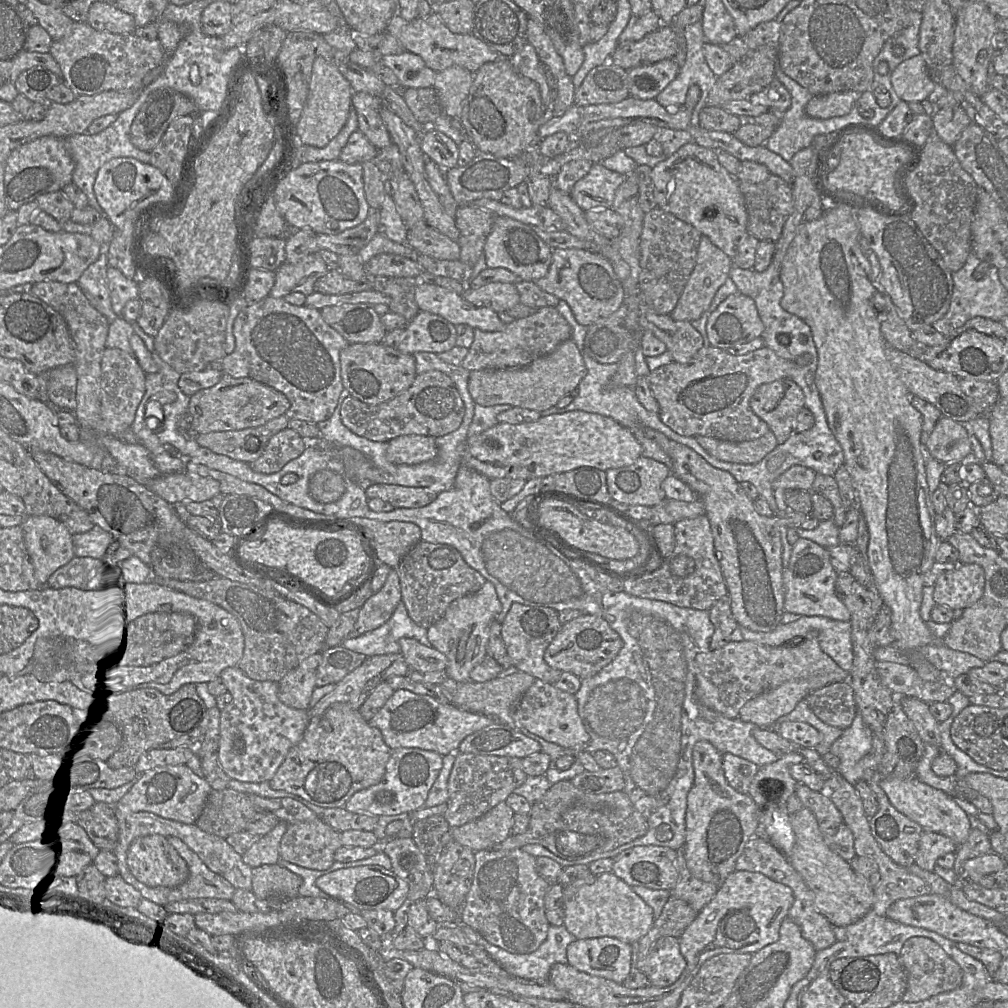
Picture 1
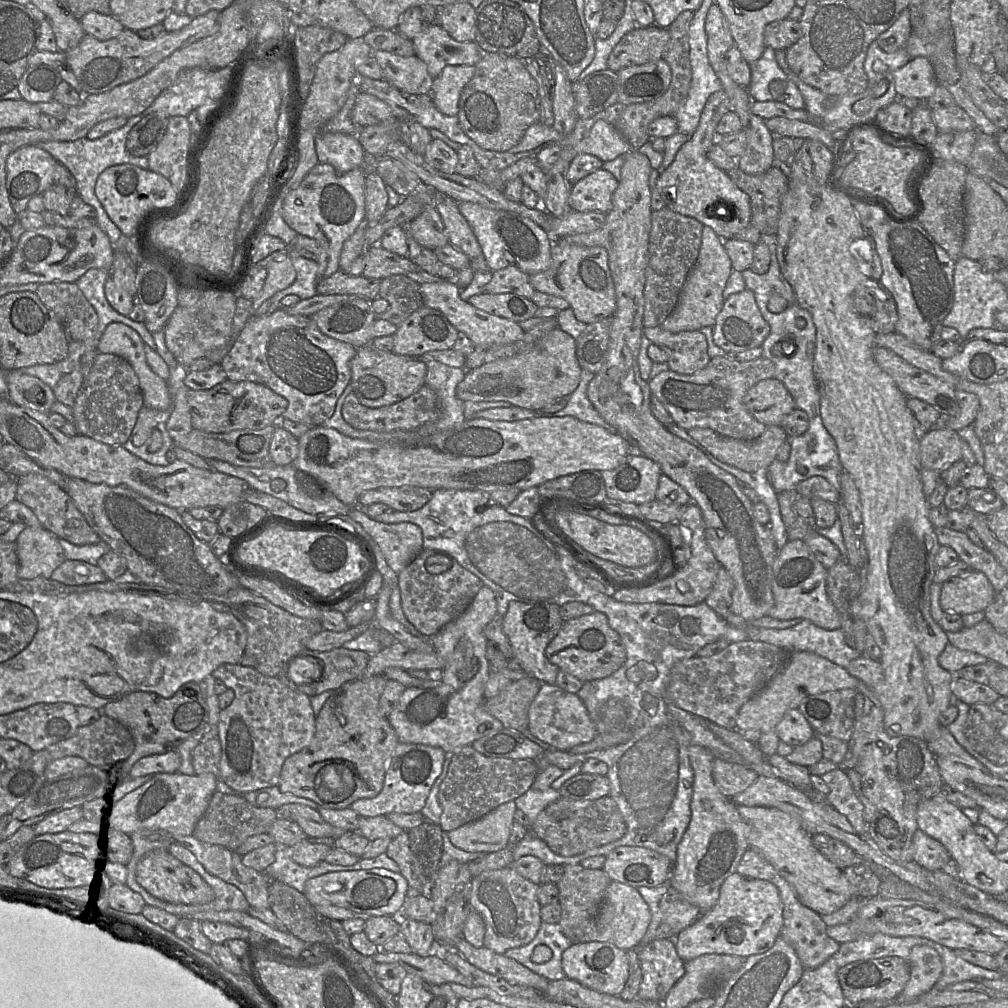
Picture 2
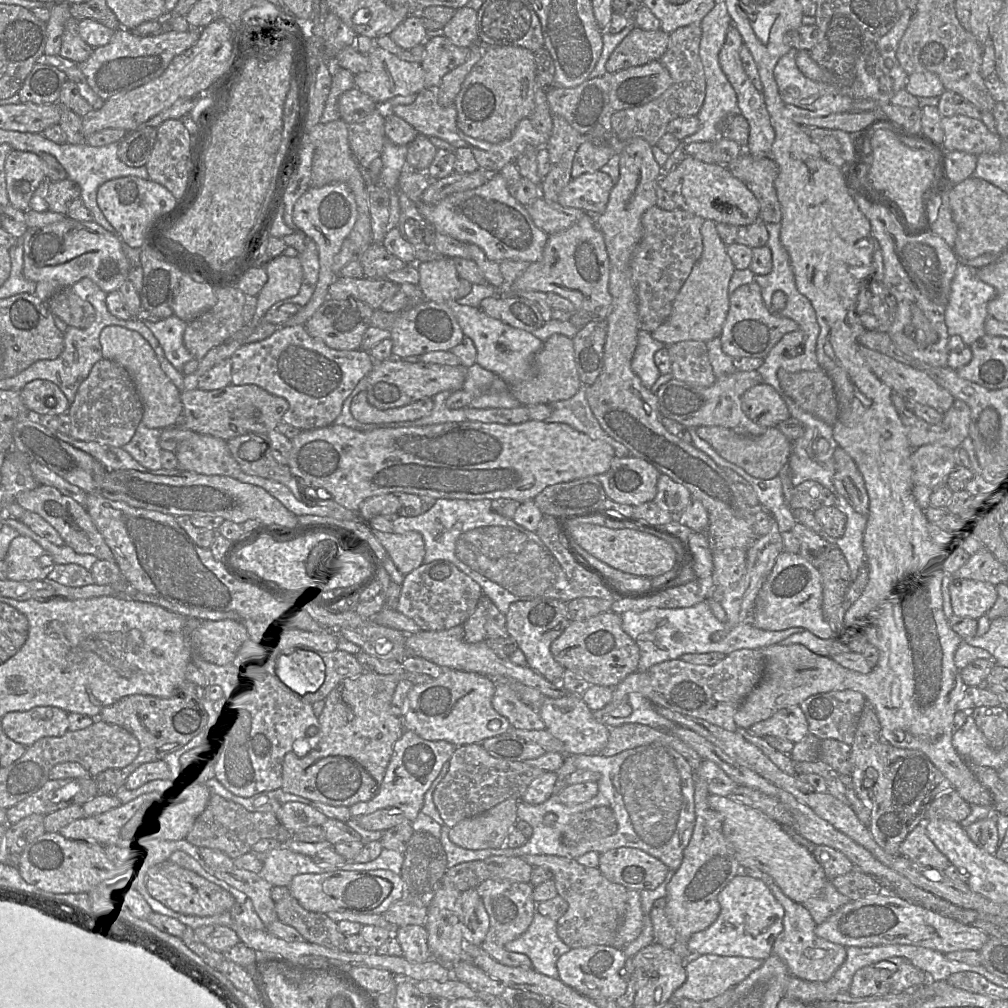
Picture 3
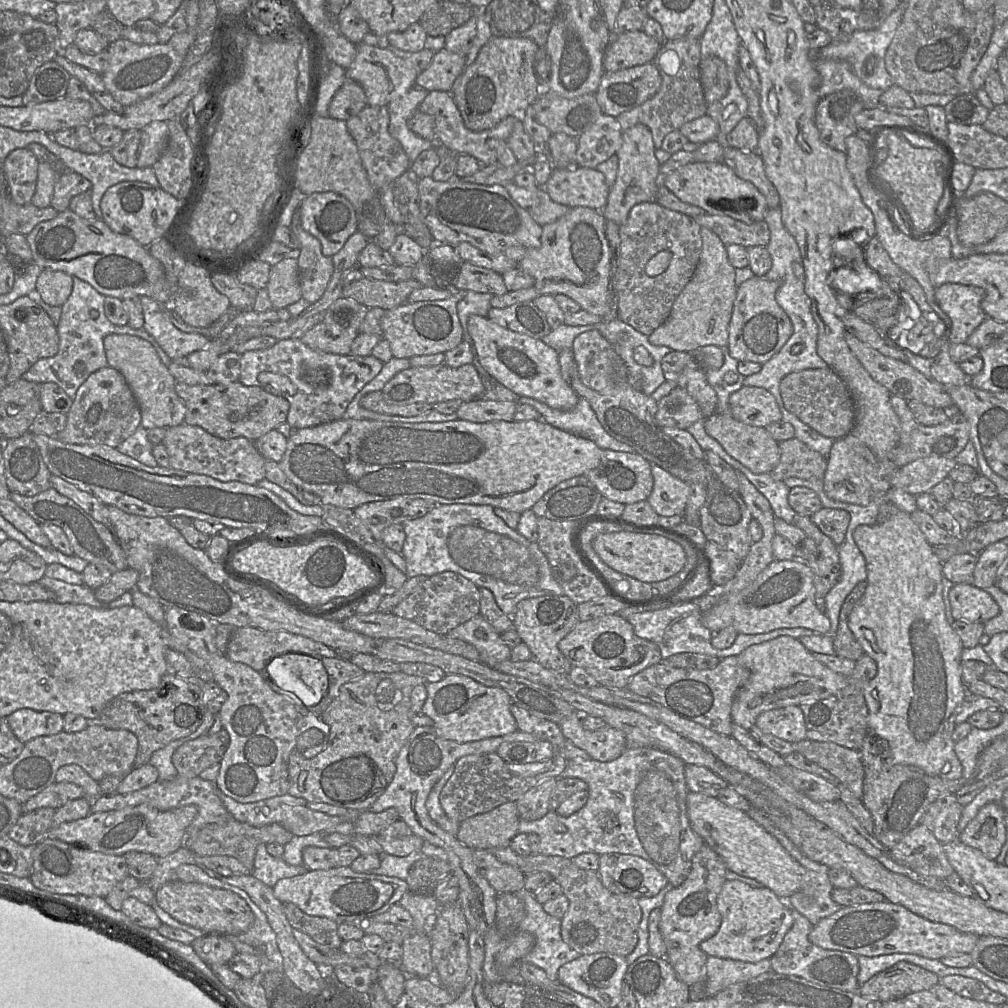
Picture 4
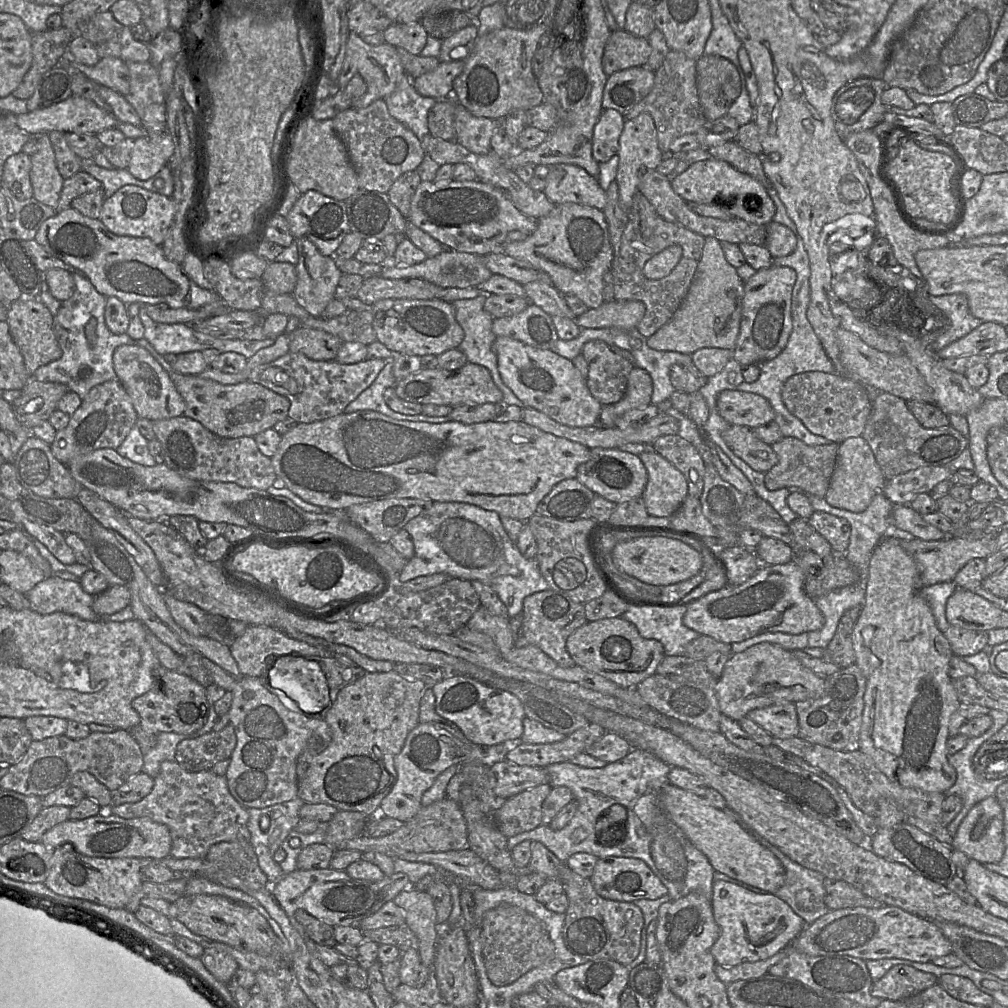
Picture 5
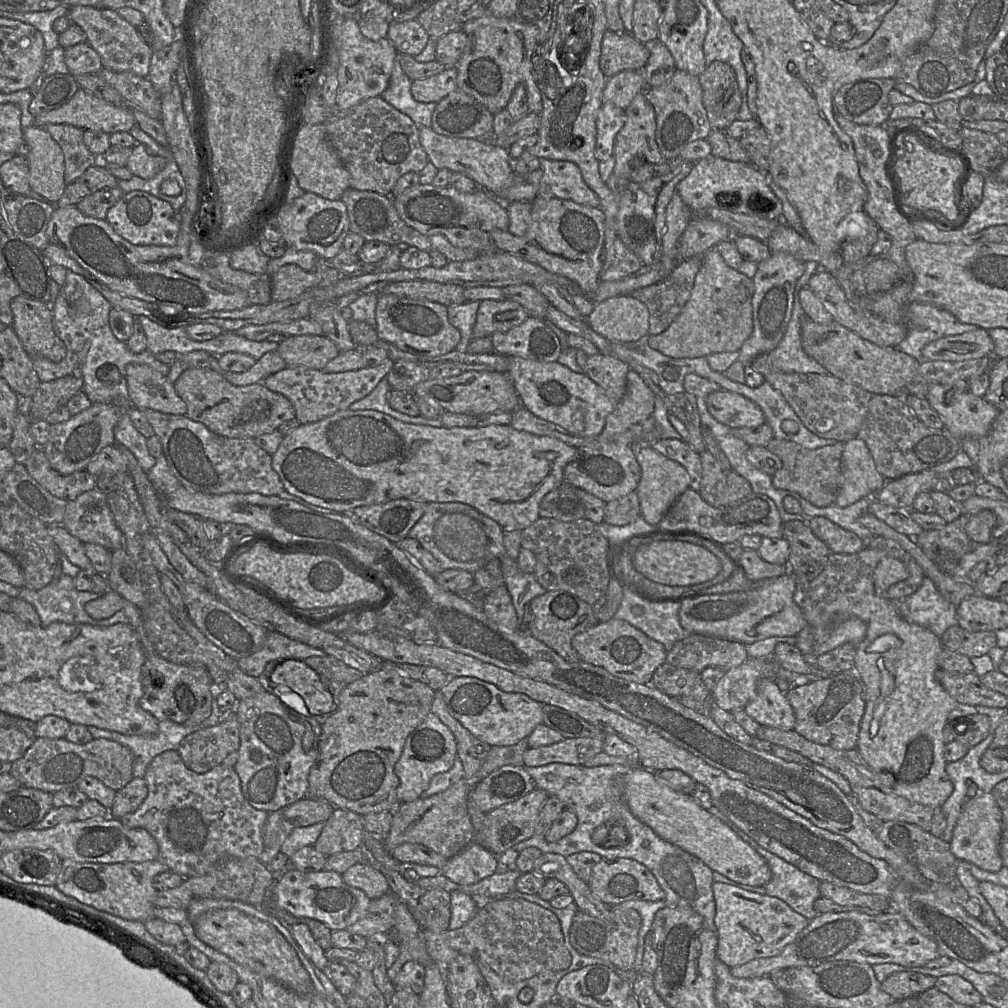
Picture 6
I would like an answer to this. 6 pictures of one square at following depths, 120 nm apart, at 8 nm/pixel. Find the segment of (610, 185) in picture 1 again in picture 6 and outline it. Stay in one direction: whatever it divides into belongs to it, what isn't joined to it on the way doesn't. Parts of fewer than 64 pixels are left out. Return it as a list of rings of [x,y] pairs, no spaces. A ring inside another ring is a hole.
[[[539,158],[542,169],[538,196],[568,199],[577,204],[599,207],[600,199],[582,178],[579,167],[571,161]]]

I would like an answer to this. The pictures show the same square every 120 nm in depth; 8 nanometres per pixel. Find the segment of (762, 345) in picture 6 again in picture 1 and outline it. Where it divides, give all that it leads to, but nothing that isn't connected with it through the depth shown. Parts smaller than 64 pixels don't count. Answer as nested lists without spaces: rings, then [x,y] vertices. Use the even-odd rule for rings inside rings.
[[[730,295],[710,314],[706,332],[711,346],[729,349],[762,336],[763,323],[752,298]]]

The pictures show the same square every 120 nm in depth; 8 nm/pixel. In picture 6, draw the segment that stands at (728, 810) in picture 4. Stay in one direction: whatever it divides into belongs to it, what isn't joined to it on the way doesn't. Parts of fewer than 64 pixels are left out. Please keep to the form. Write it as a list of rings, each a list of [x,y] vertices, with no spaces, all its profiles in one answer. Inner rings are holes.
[[[640,766],[632,767],[623,777],[623,798],[631,813],[659,837],[699,858],[713,871],[750,886],[765,886],[771,880],[772,873],[766,860],[750,844],[727,824],[700,806],[692,795],[677,792],[662,782],[657,773]]]

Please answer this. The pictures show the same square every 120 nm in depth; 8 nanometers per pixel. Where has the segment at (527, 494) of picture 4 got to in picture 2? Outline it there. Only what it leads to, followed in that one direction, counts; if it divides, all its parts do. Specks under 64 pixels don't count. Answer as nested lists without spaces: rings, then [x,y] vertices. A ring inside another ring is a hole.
[[[539,415],[530,419],[518,420],[513,422],[489,420],[484,418],[467,419],[460,425],[455,425],[449,429],[434,433],[424,438],[422,441],[420,441],[416,445],[400,445],[400,444],[387,443],[387,442],[372,442],[372,441],[368,441],[364,439],[355,439],[355,438],[345,436],[333,428],[328,428],[328,427],[325,427],[324,425],[320,425],[320,426],[311,427],[306,433],[304,433],[301,437],[299,437],[298,444],[299,444],[298,456],[294,460],[294,462],[291,464],[294,464],[298,470],[307,473],[308,475],[316,479],[318,482],[322,483],[325,489],[333,493],[341,502],[343,502],[345,505],[350,507],[349,516],[353,520],[361,524],[364,530],[377,543],[388,565],[397,574],[403,571],[415,559],[415,557],[423,550],[422,529],[418,525],[413,524],[411,522],[387,524],[384,522],[377,521],[376,519],[370,518],[365,512],[363,512],[359,508],[359,498],[361,494],[363,494],[365,491],[382,488],[382,487],[402,487],[402,486],[421,487],[421,488],[429,489],[431,491],[440,490],[440,489],[480,490],[480,491],[492,493],[493,491],[497,491],[501,489],[511,489],[511,488],[517,488],[520,491],[523,491],[531,487],[539,487],[541,484],[543,484],[546,481],[549,481],[561,476],[574,474],[581,471],[613,470],[626,461],[626,458],[629,455],[630,447],[631,447],[631,444],[627,440],[625,440],[621,435],[619,435],[618,433],[611,433],[601,426],[580,421],[573,416],[549,417],[549,416],[542,416],[542,415]]]

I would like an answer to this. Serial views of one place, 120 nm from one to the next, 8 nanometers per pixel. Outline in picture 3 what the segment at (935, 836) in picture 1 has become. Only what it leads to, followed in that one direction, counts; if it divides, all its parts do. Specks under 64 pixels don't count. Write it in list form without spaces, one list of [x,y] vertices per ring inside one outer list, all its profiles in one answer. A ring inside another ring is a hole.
[[[920,822],[900,845],[900,855],[921,866],[945,870],[951,863],[930,840],[925,822]]]

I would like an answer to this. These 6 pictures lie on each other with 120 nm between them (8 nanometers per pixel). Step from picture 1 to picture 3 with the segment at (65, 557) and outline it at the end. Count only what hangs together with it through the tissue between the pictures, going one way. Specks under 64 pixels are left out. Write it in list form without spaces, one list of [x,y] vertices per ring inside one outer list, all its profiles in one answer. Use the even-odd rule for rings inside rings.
[[[22,535],[11,541],[3,561],[6,578],[14,581],[44,579],[55,565],[51,555],[37,542]]]

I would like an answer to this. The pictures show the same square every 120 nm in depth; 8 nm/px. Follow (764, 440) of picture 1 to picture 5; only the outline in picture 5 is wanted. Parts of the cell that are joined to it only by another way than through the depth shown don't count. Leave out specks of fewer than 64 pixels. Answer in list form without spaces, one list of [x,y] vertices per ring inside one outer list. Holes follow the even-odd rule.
[[[731,425],[722,433],[722,438],[734,454],[755,471],[766,473],[778,462],[778,456],[773,451],[771,445],[760,440],[754,432],[746,426]]]

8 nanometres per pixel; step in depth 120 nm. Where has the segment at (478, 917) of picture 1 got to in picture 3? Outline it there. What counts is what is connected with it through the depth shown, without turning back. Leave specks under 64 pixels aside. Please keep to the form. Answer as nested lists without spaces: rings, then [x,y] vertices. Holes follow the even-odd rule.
[[[489,878],[479,884],[476,891],[481,897],[490,919],[490,928],[481,949],[502,965],[532,968],[532,963],[528,956],[509,952],[505,949],[505,945],[522,935],[532,923],[537,904],[533,899],[534,887],[530,883]]]

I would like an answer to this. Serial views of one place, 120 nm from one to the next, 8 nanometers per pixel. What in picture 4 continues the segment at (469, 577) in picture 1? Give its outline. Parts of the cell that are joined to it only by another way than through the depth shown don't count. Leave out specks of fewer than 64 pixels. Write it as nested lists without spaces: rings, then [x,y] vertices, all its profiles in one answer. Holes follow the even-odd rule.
[[[445,571],[428,577],[421,585],[394,607],[391,613],[421,625],[427,630],[446,635],[480,614],[479,588],[462,575]]]

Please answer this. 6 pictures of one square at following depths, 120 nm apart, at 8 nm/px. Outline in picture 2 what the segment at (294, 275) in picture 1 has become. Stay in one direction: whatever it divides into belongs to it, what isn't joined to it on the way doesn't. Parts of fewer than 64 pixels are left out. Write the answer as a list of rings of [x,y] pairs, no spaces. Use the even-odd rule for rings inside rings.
[[[295,253],[291,256],[296,271],[295,281],[287,288],[279,291],[282,296],[297,295],[300,299],[308,299],[317,294],[318,263]]]

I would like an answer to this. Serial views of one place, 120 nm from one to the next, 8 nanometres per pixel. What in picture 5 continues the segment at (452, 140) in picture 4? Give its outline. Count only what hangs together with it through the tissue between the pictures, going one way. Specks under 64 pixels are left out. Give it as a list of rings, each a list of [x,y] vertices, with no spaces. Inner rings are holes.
[[[462,105],[455,109],[455,141],[470,152],[484,155],[491,151],[490,140],[502,120],[475,117]]]

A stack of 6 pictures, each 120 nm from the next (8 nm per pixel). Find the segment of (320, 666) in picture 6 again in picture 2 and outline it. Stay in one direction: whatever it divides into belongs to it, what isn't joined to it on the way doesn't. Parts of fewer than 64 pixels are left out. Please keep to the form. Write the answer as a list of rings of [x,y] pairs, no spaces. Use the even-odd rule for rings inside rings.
[[[343,647],[326,652],[305,649],[300,654],[313,656],[323,662],[323,673],[317,681],[296,686],[296,690],[309,697],[336,690],[349,681],[361,678],[371,656],[361,650]]]

